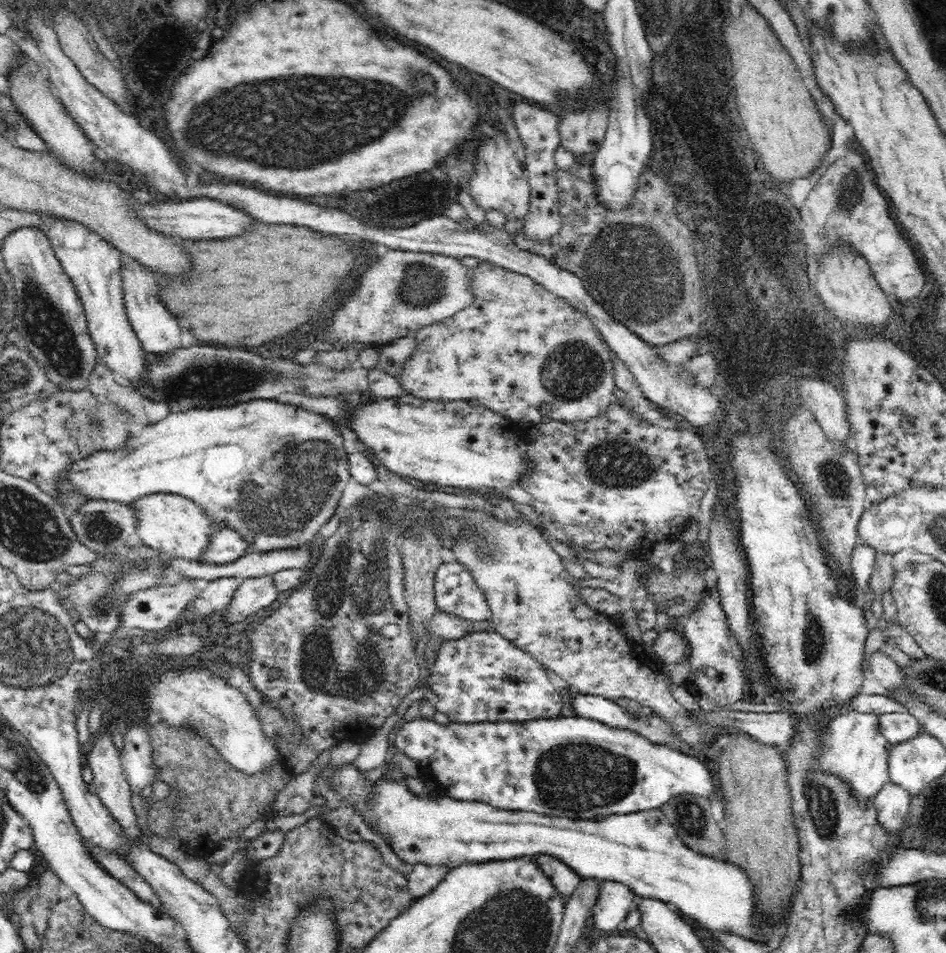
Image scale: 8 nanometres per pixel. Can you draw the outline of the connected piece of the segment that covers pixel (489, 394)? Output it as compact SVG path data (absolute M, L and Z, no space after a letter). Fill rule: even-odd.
M490 261L480 262L478 266L470 269L466 268L466 276L464 286L467 286L467 294L471 296L466 306L456 310L454 314L446 316L446 318L430 322L426 326L420 326L416 330L414 334L417 343L416 350L400 366L399 381L405 393L410 393L420 401L469 401L475 398L480 405L503 414L504 417L508 417L513 421L528 420L533 423L548 418L554 420L565 419L568 422L578 418L588 419L590 416L598 414L603 407L616 399L614 393L612 393L616 384L612 376L611 359L608 351L606 351L601 332L594 326L587 314L580 312L566 299L549 292L542 284L536 283L529 276L498 266ZM542 404L550 406L546 416L540 410Z

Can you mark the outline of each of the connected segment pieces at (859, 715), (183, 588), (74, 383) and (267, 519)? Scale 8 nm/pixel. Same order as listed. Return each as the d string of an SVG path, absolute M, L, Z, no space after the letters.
M848 709L834 717L832 733L826 738L829 750L825 756L825 766L853 782L857 794L866 794L870 798L876 796L884 782L891 780L889 758L894 745L881 731L881 720L882 716L876 713L867 714L866 711Z
M184 577L176 584L163 583L148 590L139 590L133 594L131 601L123 610L122 627L138 627L144 631L147 630L164 630L168 628L174 620L178 618L180 612L184 610L203 590L201 582L194 578Z
M32 228L18 230L18 234L14 234L6 240L4 248L6 266L14 276L17 304L15 327L21 334L22 344L30 352L31 358L38 363L40 370L48 377L48 385L56 385L63 393L77 393L88 384L88 380L96 368L96 363L99 362L99 357L95 342L87 327L87 316L82 301L72 280L62 268L50 238L43 232Z
M250 399L238 404L212 406L212 408L198 406L186 412L169 413L161 421L145 426L138 436L130 434L123 447L116 446L112 450L100 448L100 450L96 450L92 454L84 456L84 458L78 458L78 460L70 462L64 470L60 470L50 480L50 490L53 492L50 494L60 504L68 501L69 498L76 497L76 499L82 499L82 501L116 502L128 505L135 499L141 498L144 494L150 494L150 492L171 492L188 498L198 507L198 510L202 511L202 516L210 521L210 526L215 530L230 529L234 533L238 533L238 538L242 540L243 552L245 554L260 553L260 555L268 556L276 552L302 549L314 545L318 541L318 535L316 534L335 515L338 504L340 504L340 498L342 498L342 492L344 492L346 484L351 479L346 450L344 449L343 439L338 431L337 423L337 420L331 421L325 415L312 413L301 407L279 403L273 399Z

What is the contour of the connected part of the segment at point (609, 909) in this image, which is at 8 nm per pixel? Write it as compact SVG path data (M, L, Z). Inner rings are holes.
M601 880L594 908L597 930L621 928L636 900L635 892L625 882Z

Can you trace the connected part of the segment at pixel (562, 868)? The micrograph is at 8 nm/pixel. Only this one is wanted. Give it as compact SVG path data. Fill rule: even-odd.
M538 855L533 862L540 867L544 874L550 879L554 892L558 897L562 897L565 902L576 892L582 877L567 864L560 862L554 857Z

